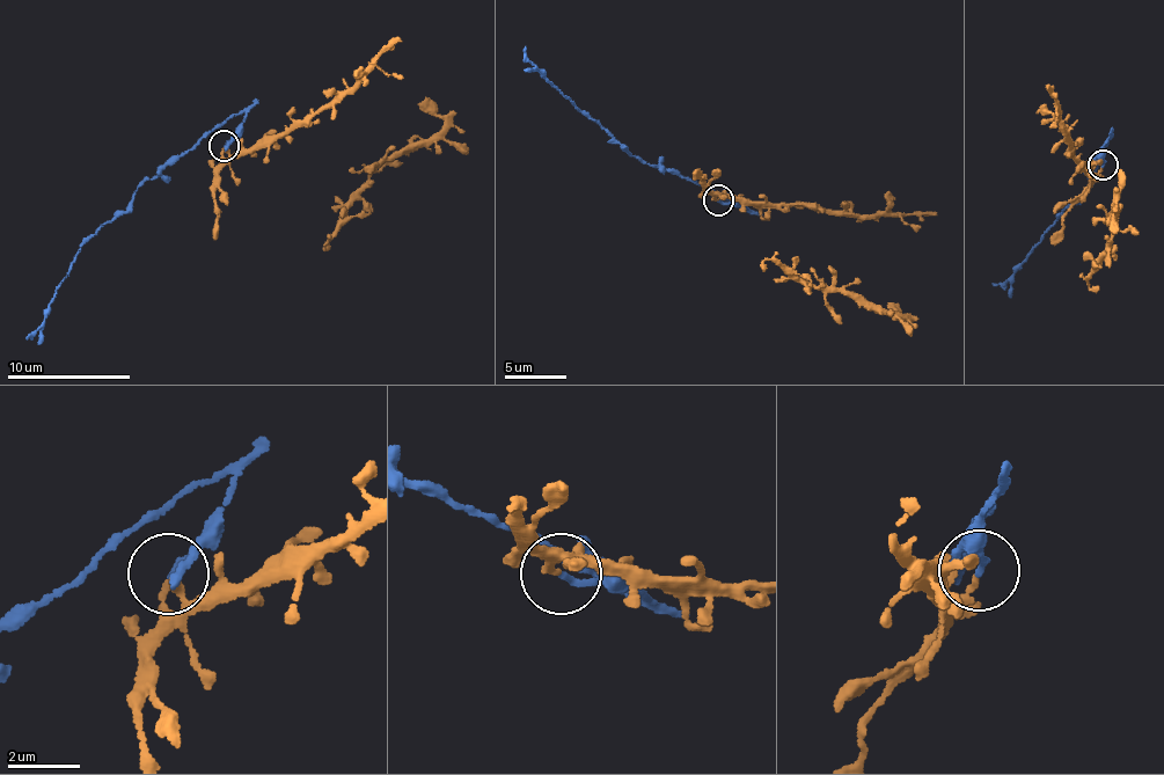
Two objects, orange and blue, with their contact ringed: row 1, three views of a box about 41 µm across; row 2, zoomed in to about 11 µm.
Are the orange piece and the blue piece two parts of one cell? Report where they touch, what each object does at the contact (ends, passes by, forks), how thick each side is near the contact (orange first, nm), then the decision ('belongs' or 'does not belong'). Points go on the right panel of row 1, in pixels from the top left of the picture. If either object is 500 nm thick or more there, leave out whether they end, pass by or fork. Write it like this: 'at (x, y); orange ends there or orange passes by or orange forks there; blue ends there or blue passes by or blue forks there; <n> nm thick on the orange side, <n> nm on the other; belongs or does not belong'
at (1103, 165); orange ends there; blue ends there; 180 nm thick on the orange side, 170 nm on the other; does not belong

